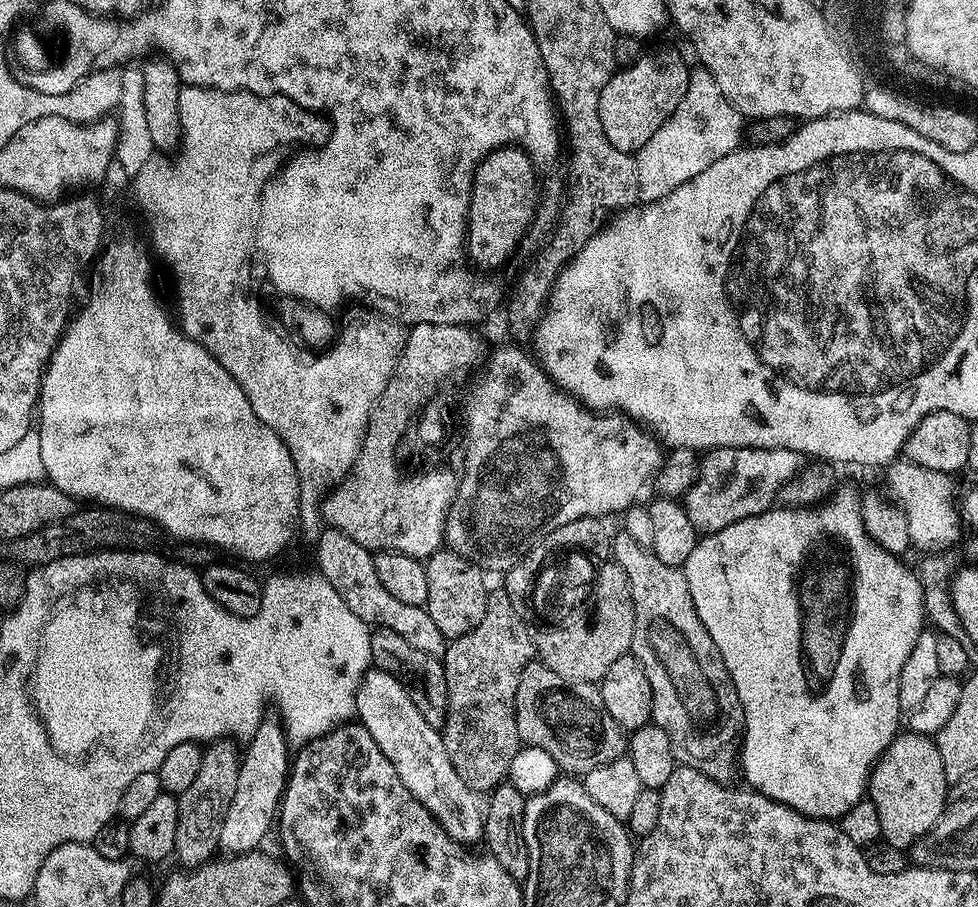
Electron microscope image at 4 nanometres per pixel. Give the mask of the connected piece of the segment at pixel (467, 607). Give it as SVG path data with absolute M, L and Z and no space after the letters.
M441 550L423 561L426 570L426 607L434 626L444 636L445 641L457 640L462 634L474 630L486 614L486 602L490 591L483 568L472 564L456 552Z

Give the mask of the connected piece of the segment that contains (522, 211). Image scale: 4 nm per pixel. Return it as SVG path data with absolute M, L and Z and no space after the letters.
M516 146L494 150L477 166L476 173L472 179L472 197L468 203L466 252L481 269L488 268L491 264L502 263L512 251L515 253L519 249L520 240L524 233L528 231L528 226L532 222L534 201L538 196L535 171L537 172L537 169L534 167L530 157Z

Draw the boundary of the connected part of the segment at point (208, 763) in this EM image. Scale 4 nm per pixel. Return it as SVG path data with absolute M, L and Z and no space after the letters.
M228 738L209 743L203 749L202 767L199 768L194 783L186 791L179 793L172 856L183 869L199 868L215 855L214 850L217 851L219 847L224 815L238 786L241 753L238 748L236 752L235 747L237 745Z

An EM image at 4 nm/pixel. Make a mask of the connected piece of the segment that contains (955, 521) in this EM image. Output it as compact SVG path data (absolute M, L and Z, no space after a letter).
M907 458L897 459L887 465L888 484L892 487L895 499L909 523L909 538L911 543L917 548L921 548L921 553L940 553L945 549L955 549L960 543L960 526L962 527L962 512L958 507L958 496L956 500L956 488L952 485L953 477L947 471L935 466L925 466L920 462L913 462Z

